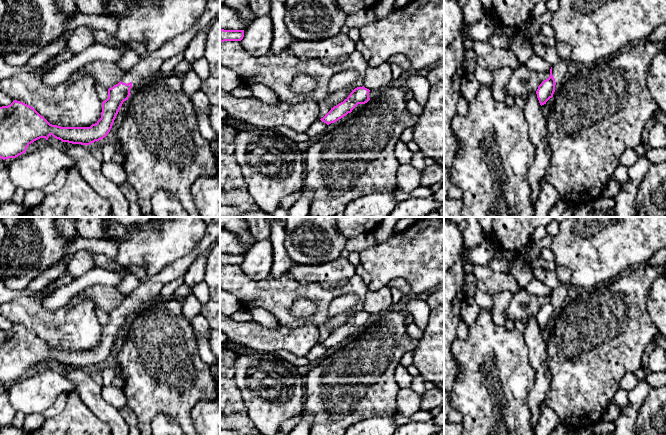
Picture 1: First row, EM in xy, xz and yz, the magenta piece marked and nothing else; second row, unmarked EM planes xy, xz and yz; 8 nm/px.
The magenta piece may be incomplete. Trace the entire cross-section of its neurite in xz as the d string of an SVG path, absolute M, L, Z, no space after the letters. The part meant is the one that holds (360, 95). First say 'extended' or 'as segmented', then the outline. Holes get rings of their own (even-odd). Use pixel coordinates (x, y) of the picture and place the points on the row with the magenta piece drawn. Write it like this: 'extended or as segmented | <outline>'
extended | M364 86L355 88L343 102L331 108L320 120L329 125L346 115L351 115L355 111L363 108L364 104L370 100L369 92L370 90Z

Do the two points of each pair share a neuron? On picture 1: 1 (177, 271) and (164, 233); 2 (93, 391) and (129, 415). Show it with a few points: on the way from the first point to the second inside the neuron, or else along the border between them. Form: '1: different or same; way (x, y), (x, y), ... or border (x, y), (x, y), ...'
1: different; border (194, 248), (154, 274)
2: different; border (118, 410), (127, 424)

